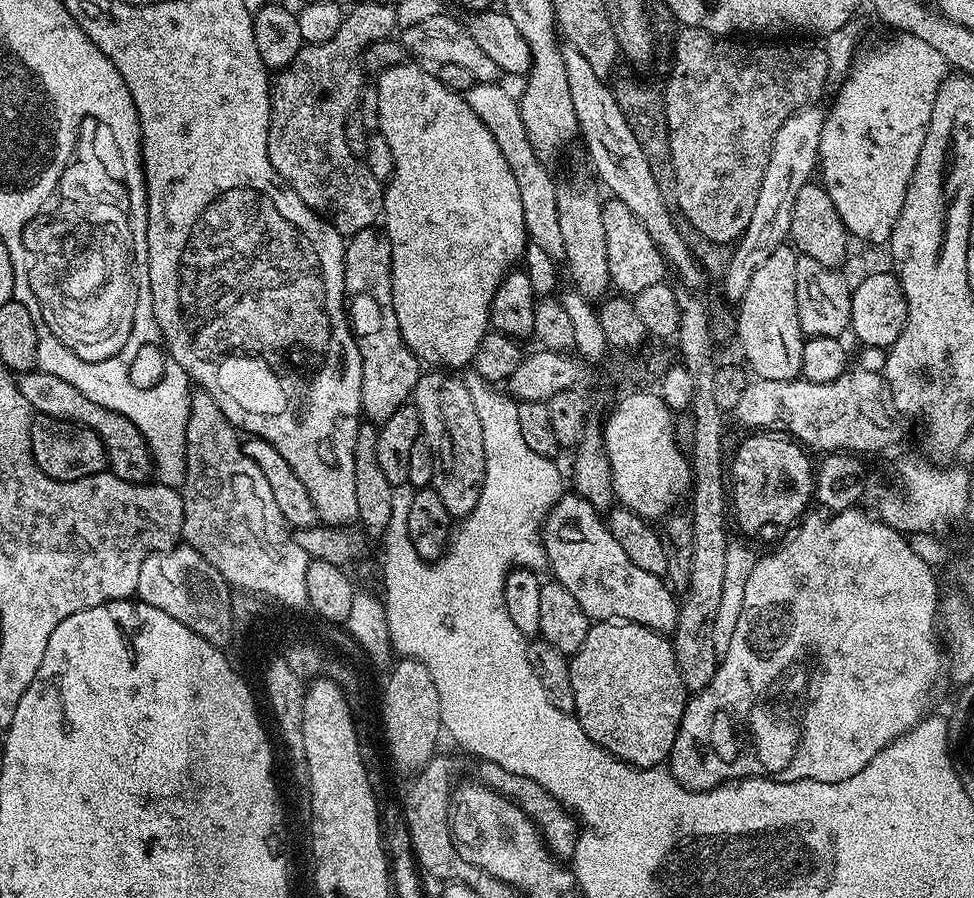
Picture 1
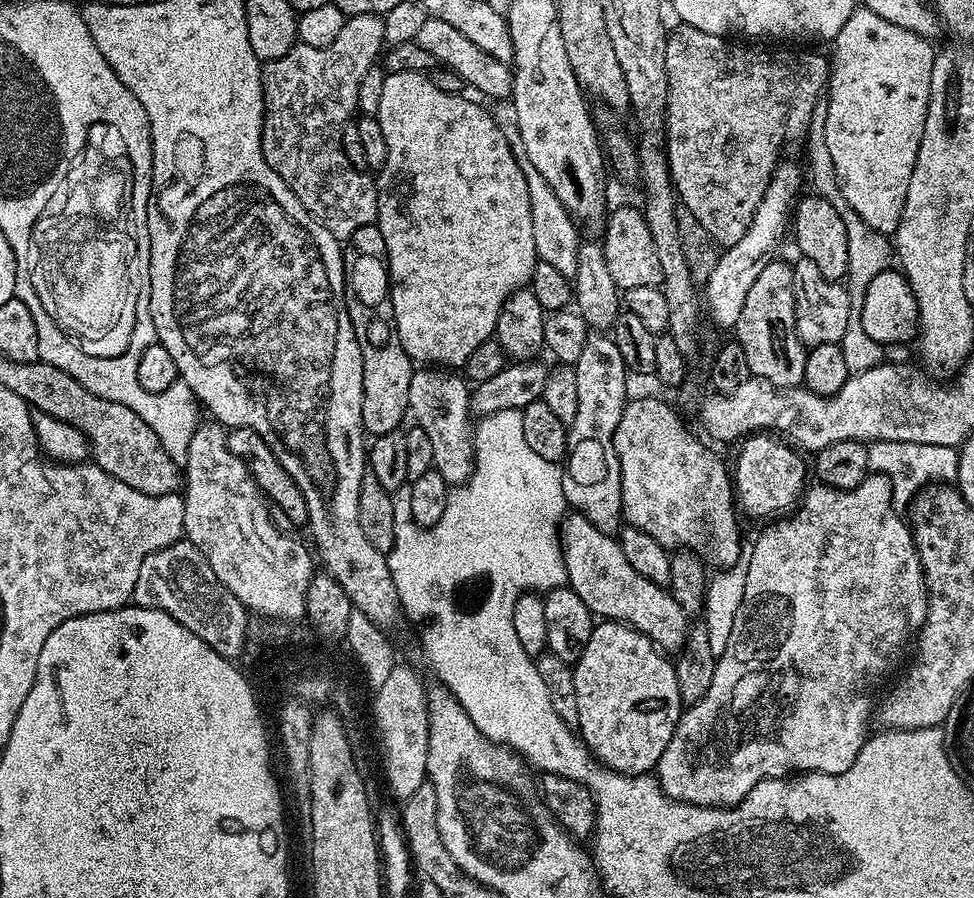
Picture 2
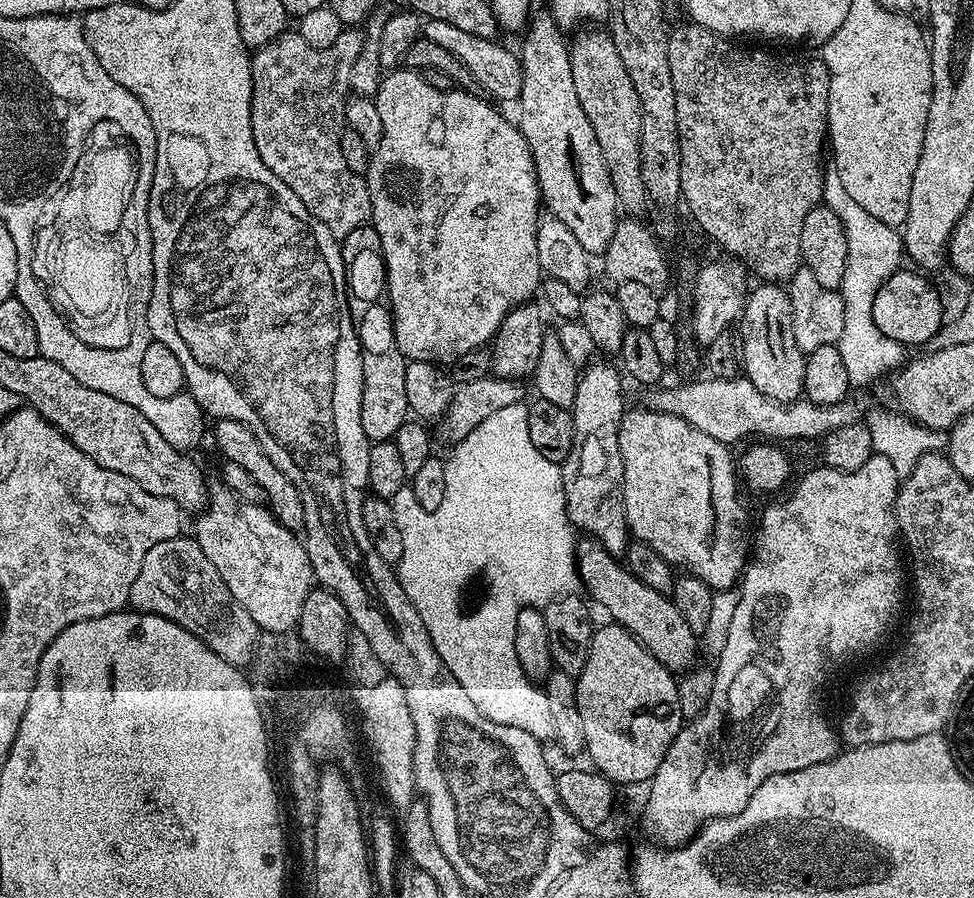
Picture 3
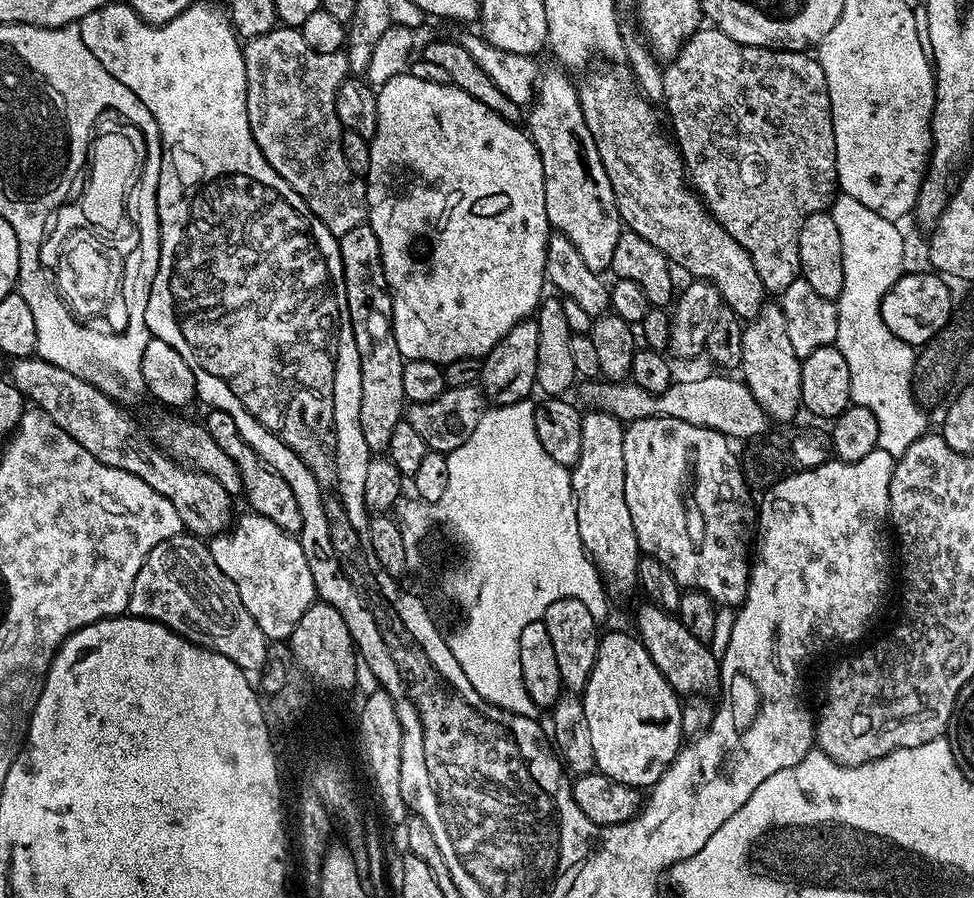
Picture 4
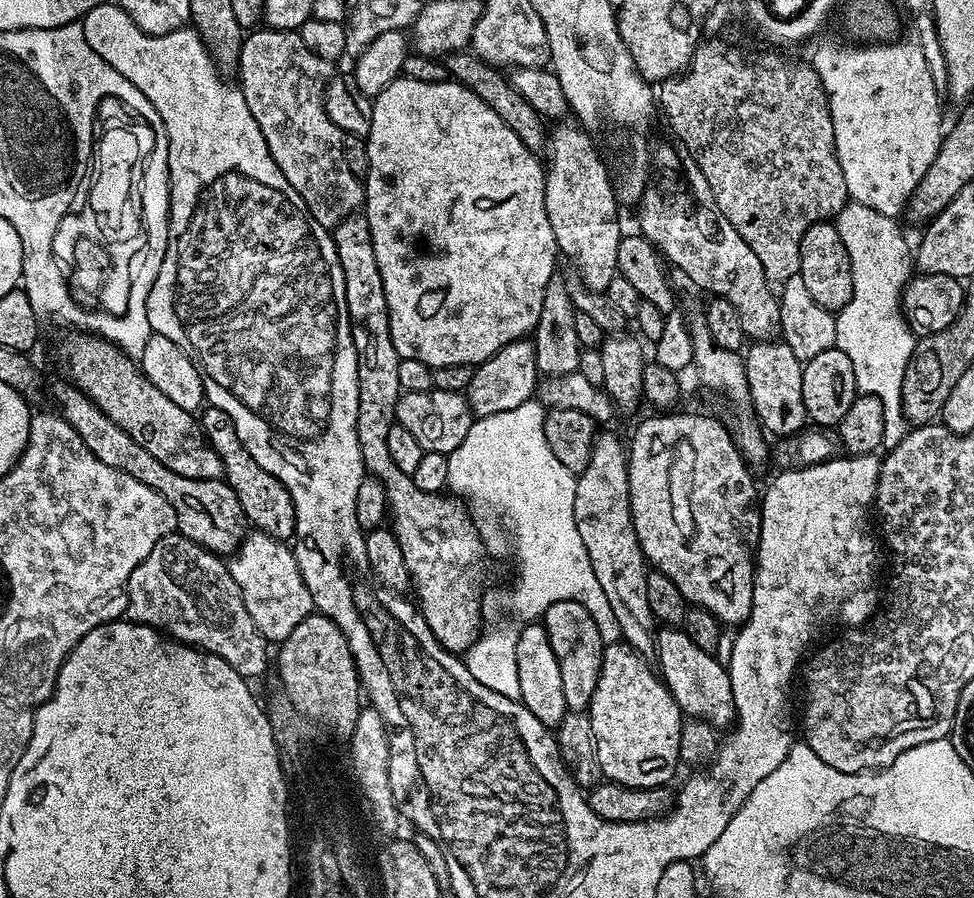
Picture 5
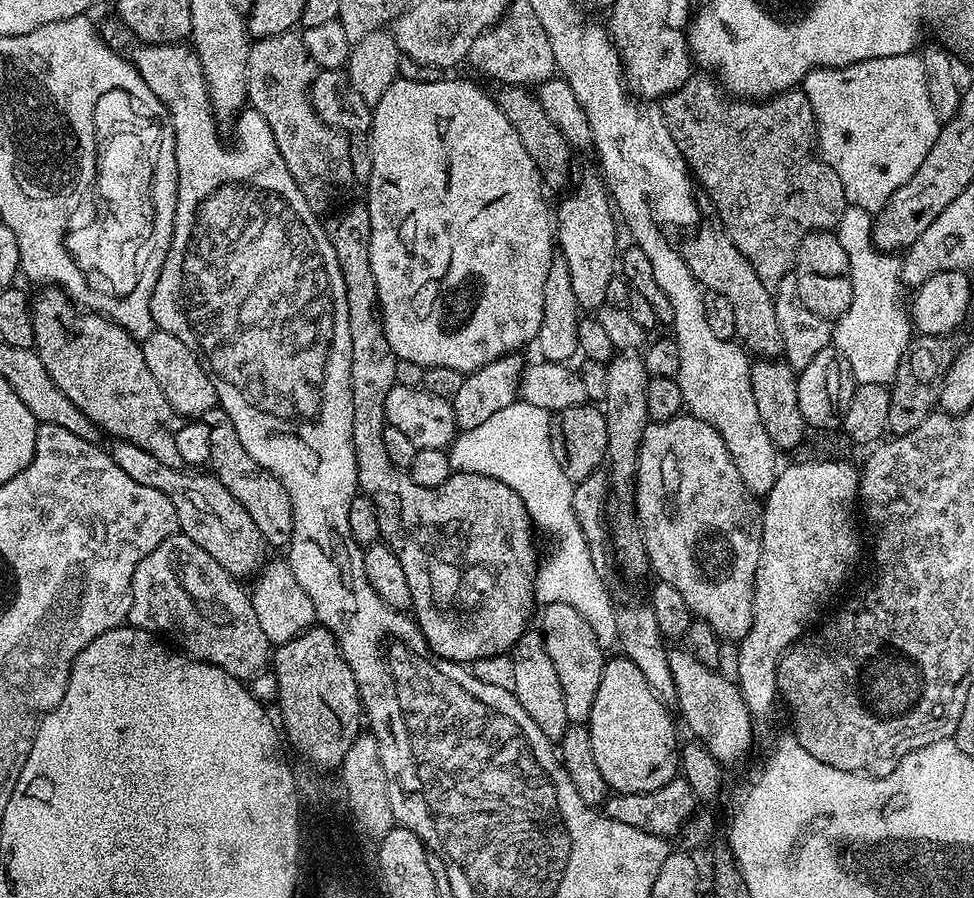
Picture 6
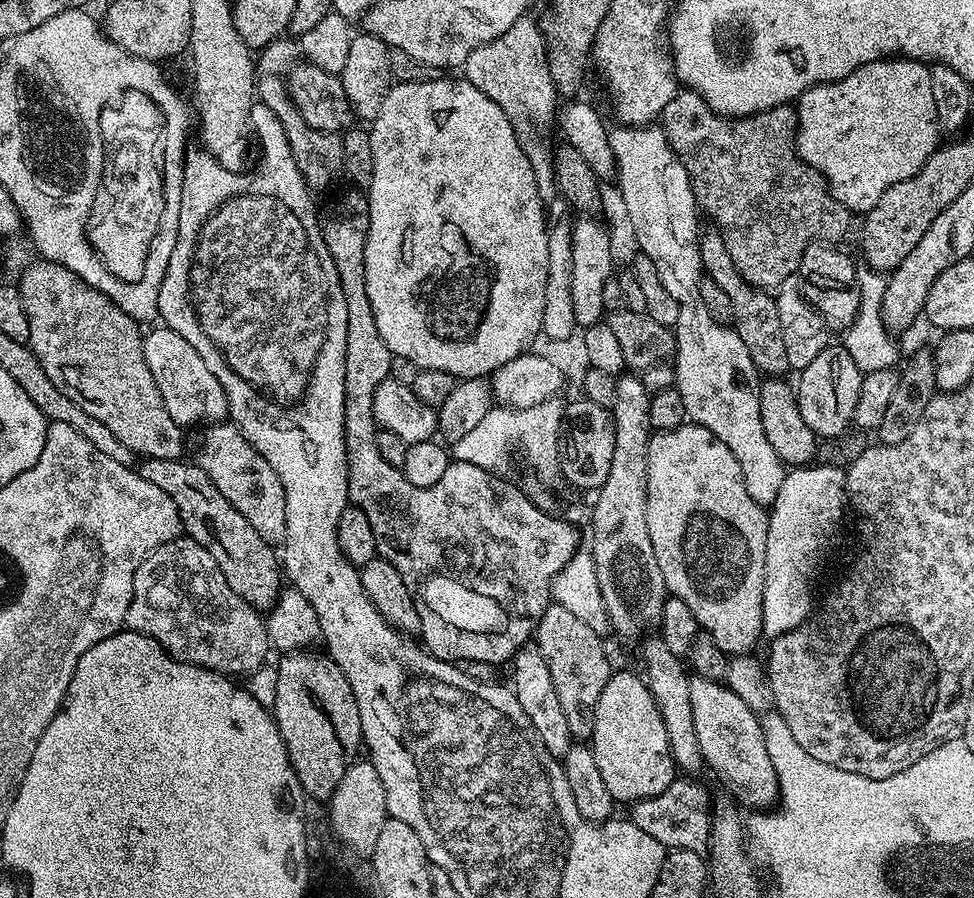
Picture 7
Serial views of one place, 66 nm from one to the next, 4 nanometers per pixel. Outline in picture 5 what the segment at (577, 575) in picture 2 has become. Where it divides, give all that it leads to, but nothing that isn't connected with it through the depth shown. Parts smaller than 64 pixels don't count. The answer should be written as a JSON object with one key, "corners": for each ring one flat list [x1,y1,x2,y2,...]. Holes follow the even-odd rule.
{"corners":[[664,626,655,635,654,660,658,665,658,675,672,692,674,702,678,702,681,713,693,720,704,720,716,730,722,730,724,727,727,729,735,721,737,702,732,693,727,667,721,664,713,653,698,650,698,646,694,646,694,642,686,638,683,627]]}

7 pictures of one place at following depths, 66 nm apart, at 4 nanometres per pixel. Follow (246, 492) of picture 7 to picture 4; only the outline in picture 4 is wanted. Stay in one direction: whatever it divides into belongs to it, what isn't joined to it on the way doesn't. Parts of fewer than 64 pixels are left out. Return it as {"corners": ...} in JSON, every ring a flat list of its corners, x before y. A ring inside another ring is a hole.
{"corners":[[215,410,207,413,206,427,210,438,214,438,214,442,218,442,218,446,222,446,222,450,226,450,226,454,230,454,230,458,234,458,234,466,238,468,238,474,242,474,242,486,244,487,243,499,248,500,248,504,255,515,262,518,270,518,270,522,274,522,274,526,278,526,287,532,298,534,302,530,302,510,298,510,298,498,294,494,294,490,290,490,288,483,277,474,274,469,268,467,264,463,255,450,242,438,242,434,238,434,238,426,234,426,234,418,230,418,230,414,218,412]]}

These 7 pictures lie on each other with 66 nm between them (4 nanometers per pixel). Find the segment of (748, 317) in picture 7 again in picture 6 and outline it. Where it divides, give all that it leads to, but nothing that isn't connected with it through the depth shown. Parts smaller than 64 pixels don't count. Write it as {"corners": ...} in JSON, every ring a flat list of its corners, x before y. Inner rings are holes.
{"corners":[[715,214,701,215,698,227,689,236,692,237,682,244,686,266,690,266,701,289,719,290,730,298,730,306,734,306,735,339,753,357,761,360,783,357,782,334,778,330,778,317,774,314,773,293,769,285,758,278,754,266,750,266,742,250,734,246,722,218]]}

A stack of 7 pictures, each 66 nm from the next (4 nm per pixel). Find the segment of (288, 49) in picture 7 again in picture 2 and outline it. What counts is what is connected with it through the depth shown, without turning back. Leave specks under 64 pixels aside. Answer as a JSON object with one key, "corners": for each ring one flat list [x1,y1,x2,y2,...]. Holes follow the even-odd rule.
{"corners":[[358,14,345,19,344,34,330,42,330,46,319,48,297,42,286,54,282,54,282,58,267,61,260,69,264,95,262,154,274,174,278,174,278,178,294,190,298,202,302,202,310,215,322,222,322,226,326,226,326,230,330,230,330,234,341,242,348,240,354,230,375,224,378,214,376,181,367,171,354,167,350,158,346,158,342,134,344,127,353,119,352,111,360,100,360,83,371,70,372,63,375,60,377,63,384,47,383,15]]}

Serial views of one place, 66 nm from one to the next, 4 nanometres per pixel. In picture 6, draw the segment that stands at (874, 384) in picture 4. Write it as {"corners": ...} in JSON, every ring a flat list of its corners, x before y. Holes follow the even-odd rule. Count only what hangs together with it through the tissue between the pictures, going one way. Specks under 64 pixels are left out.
{"corners":[[849,205,835,229,836,236,850,258,851,302,846,314,833,325,833,347,850,362,859,384,888,384,896,374,914,329,907,309,900,304,903,263,893,253,876,247,872,236,873,215,865,208]]}

